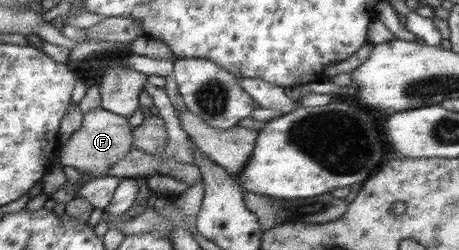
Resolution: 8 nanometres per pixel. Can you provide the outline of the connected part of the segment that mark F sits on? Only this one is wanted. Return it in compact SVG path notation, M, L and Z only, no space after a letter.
M98 107L83 116L81 128L62 146L59 160L64 167L71 166L80 175L89 175L93 179L107 176L105 173L125 159L135 144L132 129L129 128L128 118L117 116L116 113L108 112L107 109Z

